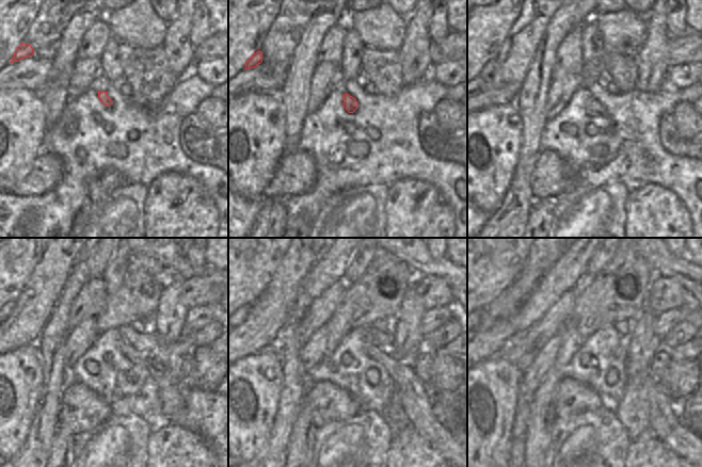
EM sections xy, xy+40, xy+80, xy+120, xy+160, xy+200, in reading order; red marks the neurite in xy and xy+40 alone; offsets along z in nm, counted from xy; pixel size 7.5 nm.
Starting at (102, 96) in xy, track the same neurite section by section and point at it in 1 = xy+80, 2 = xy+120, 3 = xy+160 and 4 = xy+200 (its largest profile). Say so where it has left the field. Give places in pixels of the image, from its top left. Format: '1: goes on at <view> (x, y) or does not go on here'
1: goes on at xy+80 (595, 110)
2: goes on at xy+120 (174, 407)
3: goes on at xy+160 (415, 397)
4: goes on at xy+200 (670, 430)

